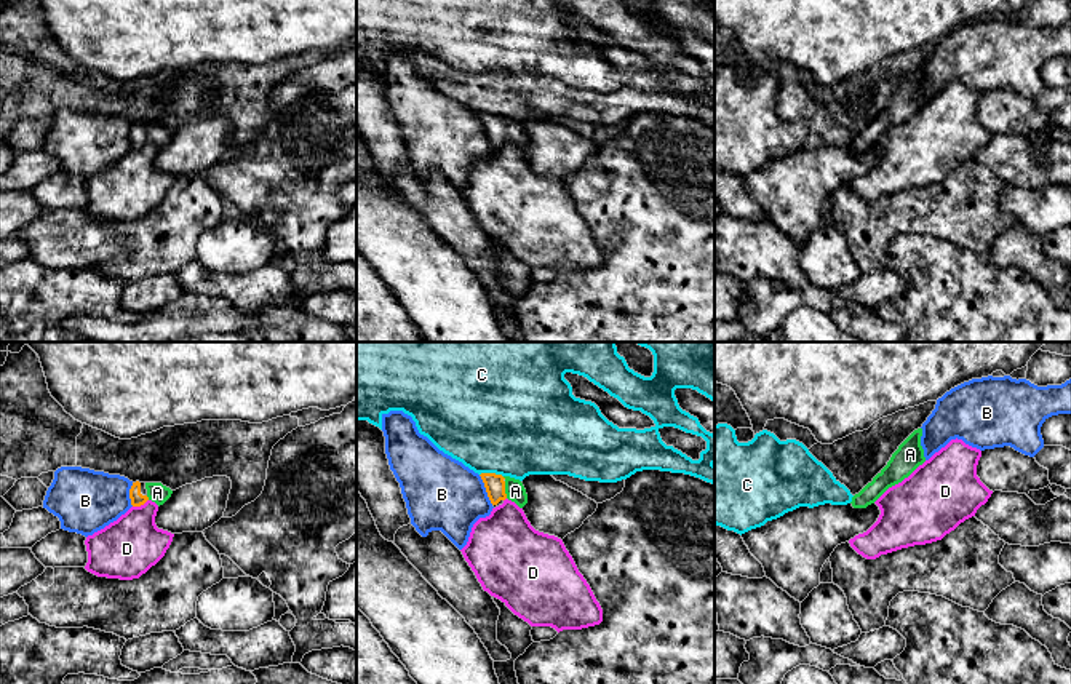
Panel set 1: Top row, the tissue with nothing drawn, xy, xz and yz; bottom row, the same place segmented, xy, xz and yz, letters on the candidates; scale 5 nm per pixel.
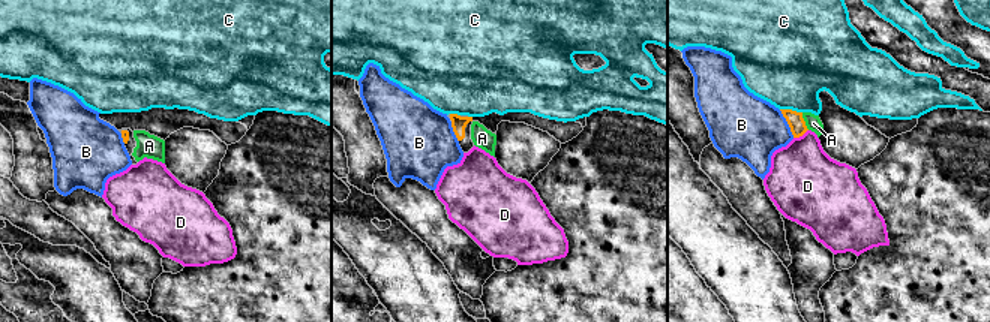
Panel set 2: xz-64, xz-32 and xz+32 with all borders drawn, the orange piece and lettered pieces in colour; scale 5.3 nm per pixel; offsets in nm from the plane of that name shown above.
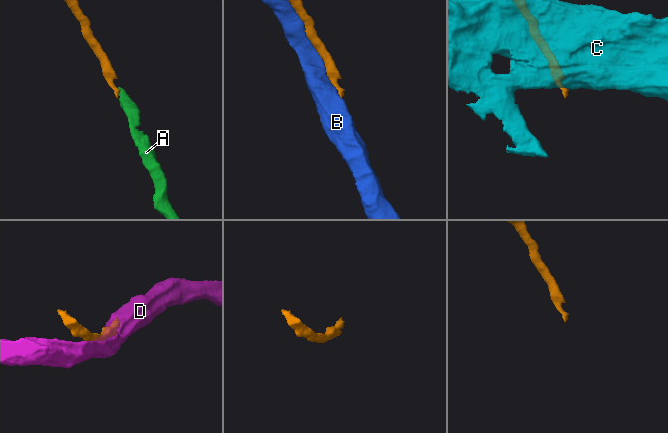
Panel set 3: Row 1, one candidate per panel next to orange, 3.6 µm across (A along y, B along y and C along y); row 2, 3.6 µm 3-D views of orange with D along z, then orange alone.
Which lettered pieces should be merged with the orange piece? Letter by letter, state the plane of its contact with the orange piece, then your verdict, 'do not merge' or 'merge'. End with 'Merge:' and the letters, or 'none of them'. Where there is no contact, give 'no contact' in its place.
A: contact in xz; merge
B: contact in xz; do not merge
C: contact in xz; do not merge
D: contact in xy; do not merge
Merge: A

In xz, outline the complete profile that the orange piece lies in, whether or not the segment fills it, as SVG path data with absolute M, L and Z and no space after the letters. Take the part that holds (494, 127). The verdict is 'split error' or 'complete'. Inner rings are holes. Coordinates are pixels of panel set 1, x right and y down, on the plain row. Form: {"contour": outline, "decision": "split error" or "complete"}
{"contour": "M481 115L480 118L492 147L505 141L515 144L520 150L528 145L526 131L520 121L496 115Z", "decision": "split error"}

